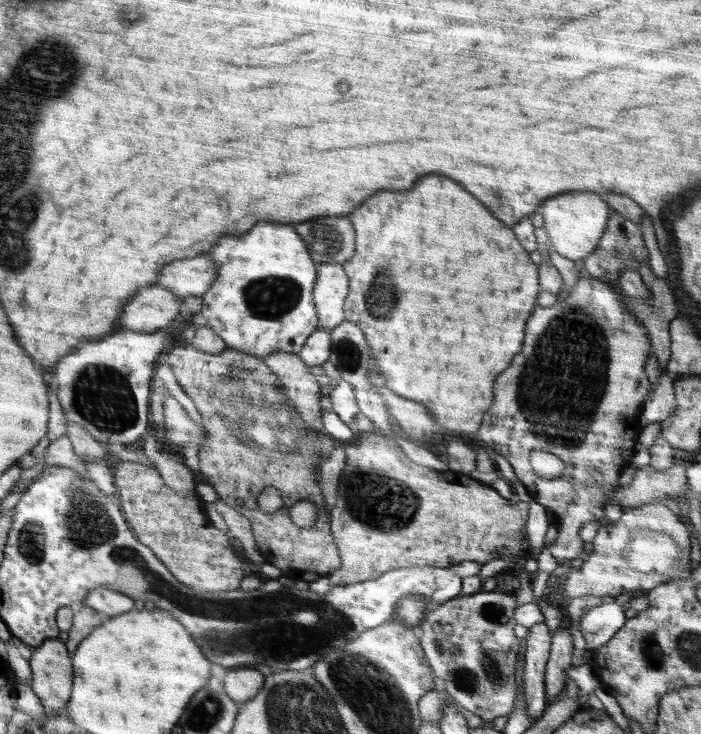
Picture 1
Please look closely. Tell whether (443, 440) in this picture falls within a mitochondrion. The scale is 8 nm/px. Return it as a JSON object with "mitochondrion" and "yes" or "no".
{"mitochondrion":"no"}

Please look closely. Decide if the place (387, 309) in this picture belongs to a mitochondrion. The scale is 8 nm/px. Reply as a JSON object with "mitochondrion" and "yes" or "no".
{"mitochondrion":"yes"}

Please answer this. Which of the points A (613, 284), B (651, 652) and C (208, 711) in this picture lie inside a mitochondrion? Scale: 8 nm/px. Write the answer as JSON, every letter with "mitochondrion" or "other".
{"A":"other","B":"mitochondrion","C":"mitochondrion"}

